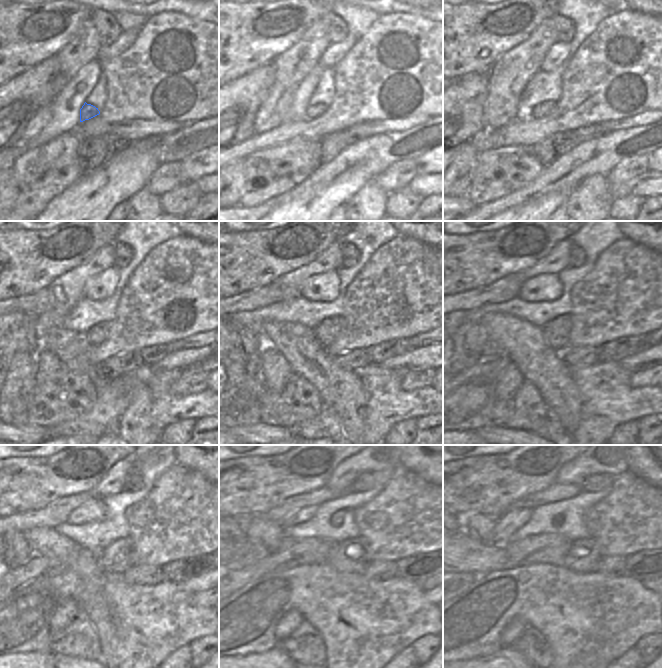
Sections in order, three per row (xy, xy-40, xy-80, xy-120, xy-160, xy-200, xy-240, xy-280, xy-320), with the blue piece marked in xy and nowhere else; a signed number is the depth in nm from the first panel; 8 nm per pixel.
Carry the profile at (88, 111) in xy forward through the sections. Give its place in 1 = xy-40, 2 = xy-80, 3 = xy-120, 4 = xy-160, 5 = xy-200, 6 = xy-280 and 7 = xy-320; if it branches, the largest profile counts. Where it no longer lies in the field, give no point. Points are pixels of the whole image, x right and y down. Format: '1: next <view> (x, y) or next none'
1: next xy-40 (313, 111)
2: next xy-80 (542, 109)
3: next xy-120 (99, 332)
4: next xy-160 (328, 330)
5: next xy-200 (556, 332)
6: next xy-280 (352, 555)
7: next xy-320 (583, 556)

